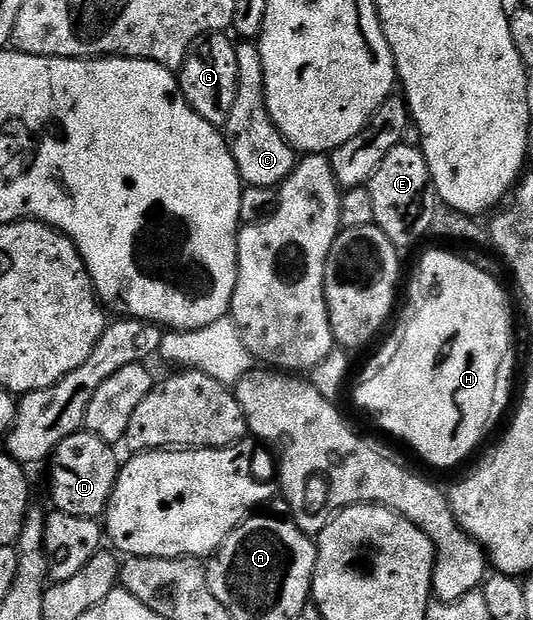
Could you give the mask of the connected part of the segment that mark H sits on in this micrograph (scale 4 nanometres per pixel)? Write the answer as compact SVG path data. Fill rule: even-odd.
M434 249L426 253L418 261L414 269L414 278L410 281L410 298L406 301L406 326L402 329L402 338L398 341L398 350L390 357L390 362L383 369L378 369L354 393L354 401L366 413L374 416L374 421L386 433L407 441L430 465L439 465L442 469L450 469L458 465L478 444L486 433L486 428L498 417L498 412L506 405L510 397L510 376L514 373L514 361L510 358L510 348L514 345L514 325L510 322L510 305L506 302L506 293L502 290L503 282L497 277L480 271L480 267L472 267L465 256L445 253L442 249Z

